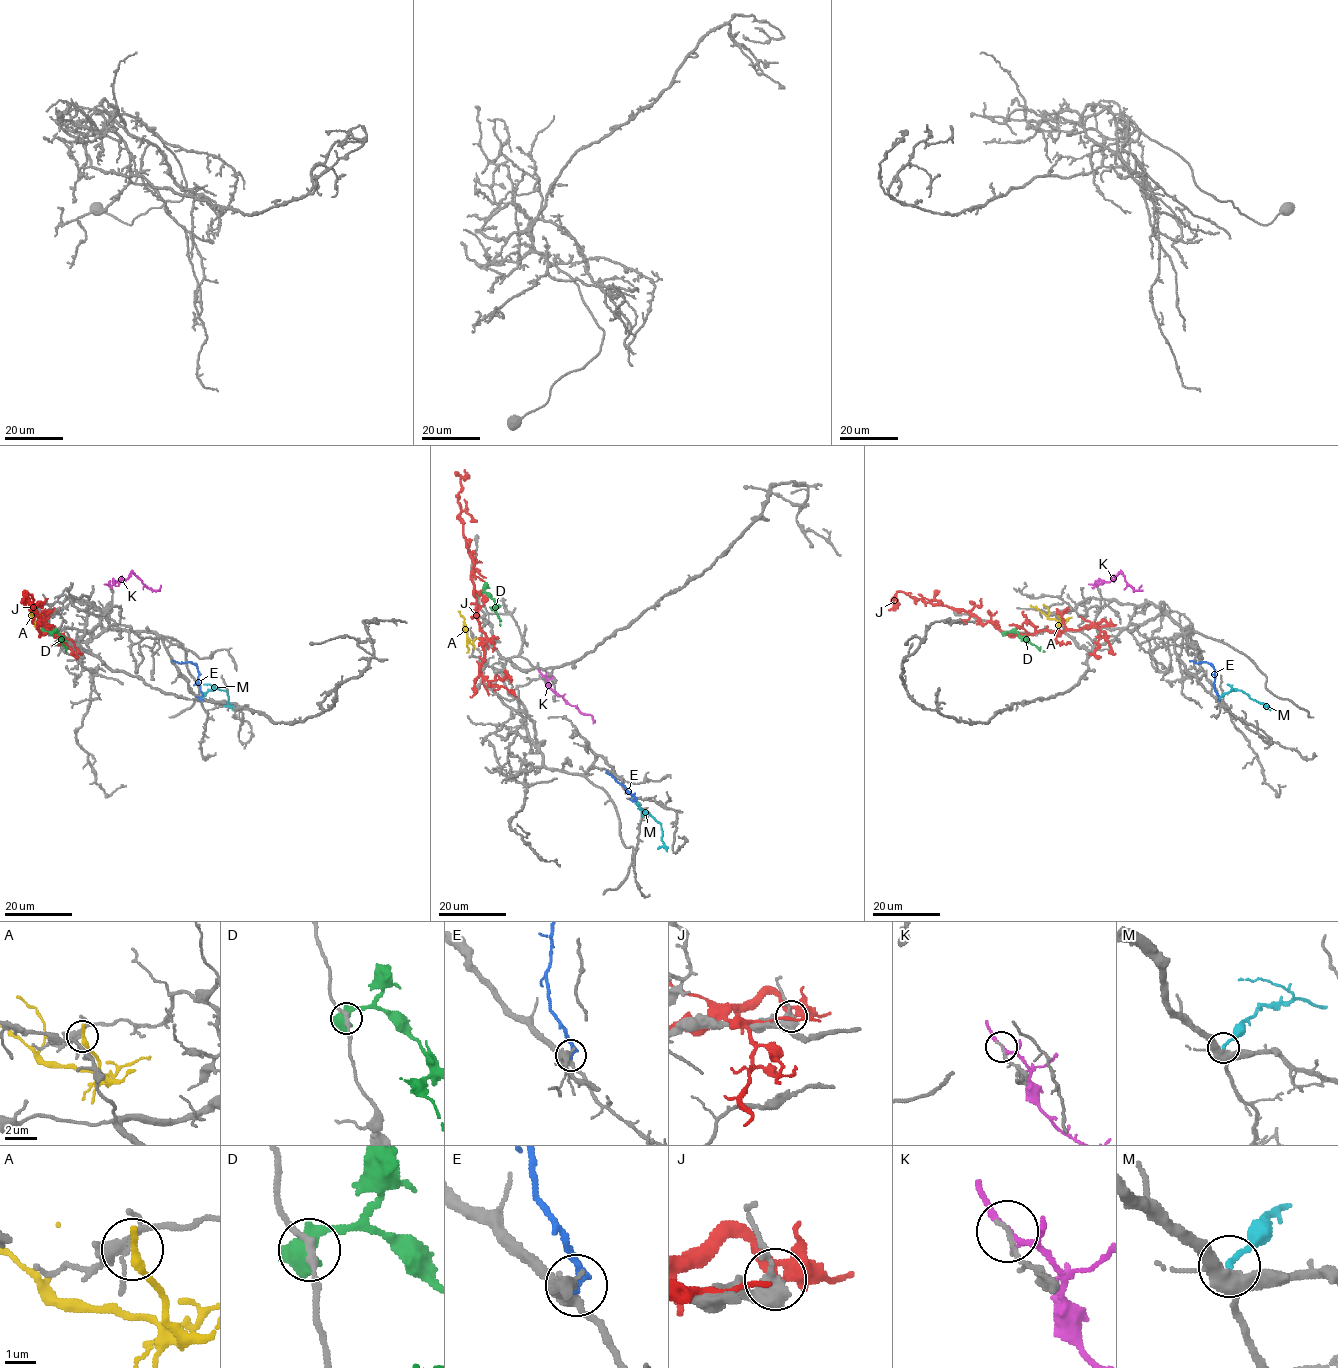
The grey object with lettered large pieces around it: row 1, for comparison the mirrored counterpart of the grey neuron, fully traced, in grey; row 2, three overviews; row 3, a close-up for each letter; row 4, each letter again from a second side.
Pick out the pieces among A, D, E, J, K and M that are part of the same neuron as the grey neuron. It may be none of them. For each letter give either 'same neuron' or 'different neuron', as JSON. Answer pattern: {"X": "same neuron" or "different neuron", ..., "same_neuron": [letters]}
{"A": "different neuron", "D": "different neuron", "E": "different neuron", "J": "different neuron", "K": "different neuron", "M": "same neuron", "same_neuron": ["M"]}

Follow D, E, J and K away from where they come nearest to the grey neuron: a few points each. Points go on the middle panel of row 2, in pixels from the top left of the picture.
D: (477, 594), (485, 592), (495, 602), (494, 610), (500, 625)
E: (635, 800), (606, 770)
J: (476, 689), (486, 641), (476, 609), (471, 575), (473, 560), (463, 534), (457, 502), (464, 470)
K: (541, 674), (555, 693), (581, 713), (589, 715), (594, 722)

